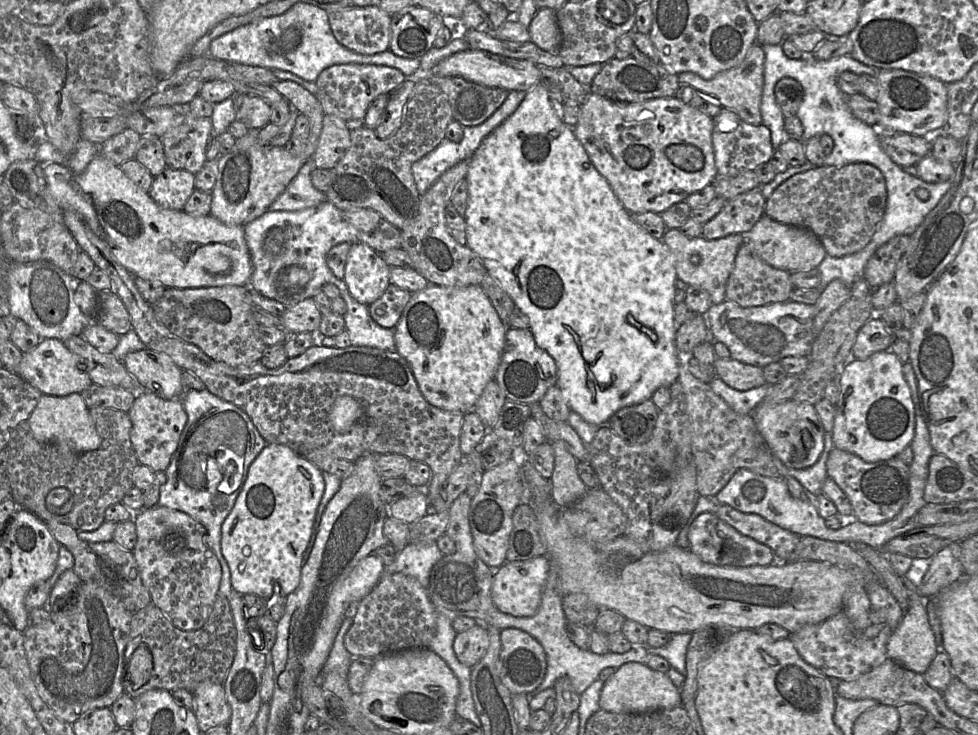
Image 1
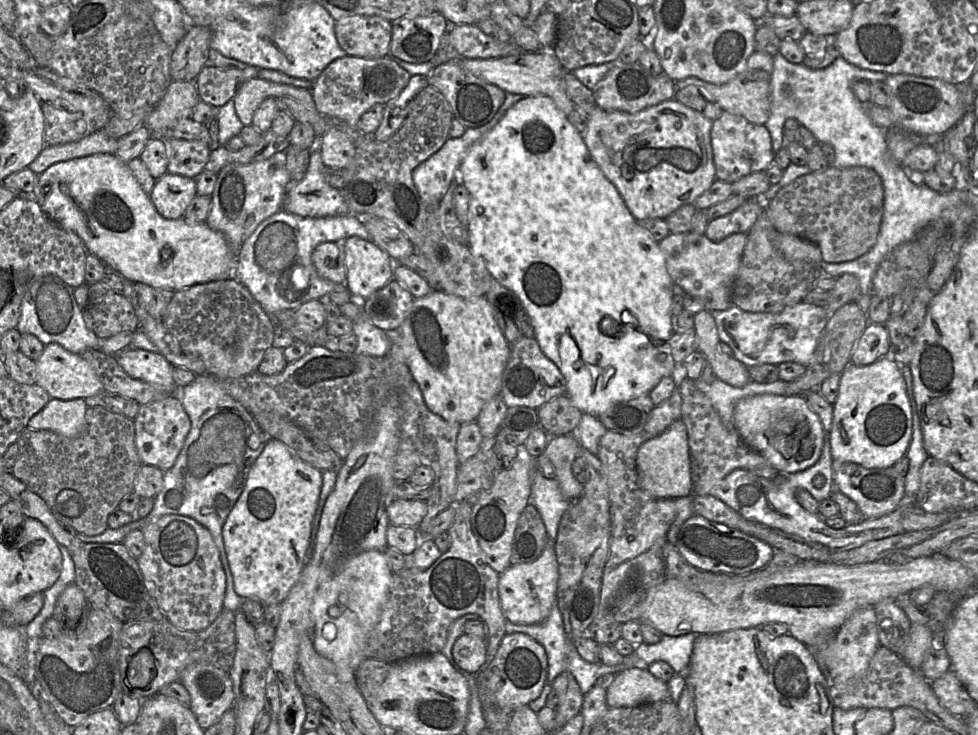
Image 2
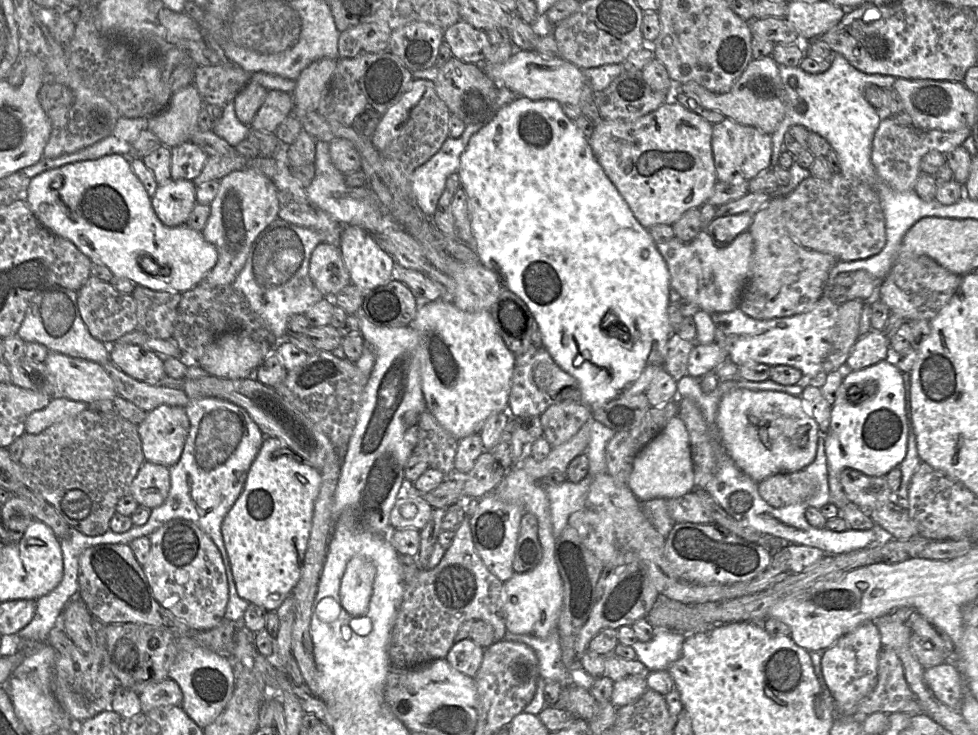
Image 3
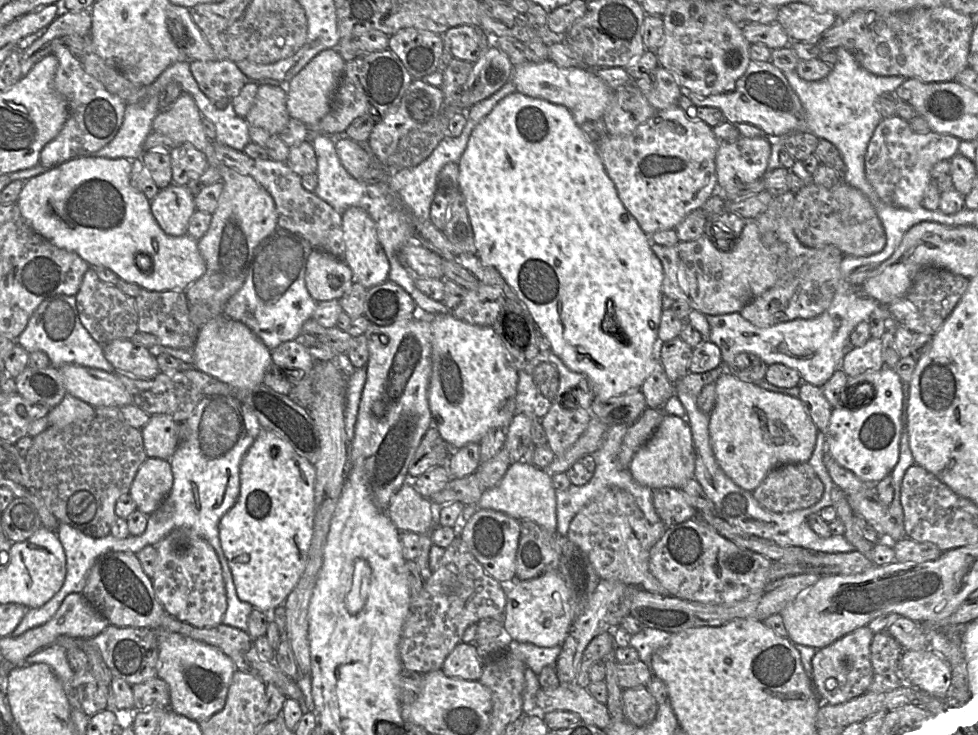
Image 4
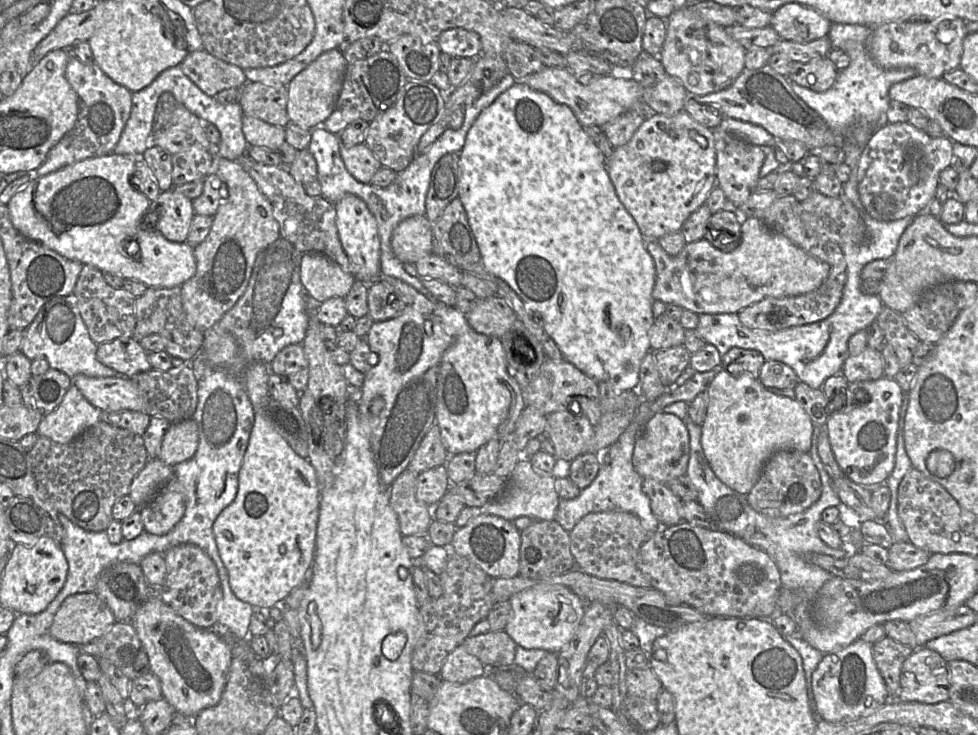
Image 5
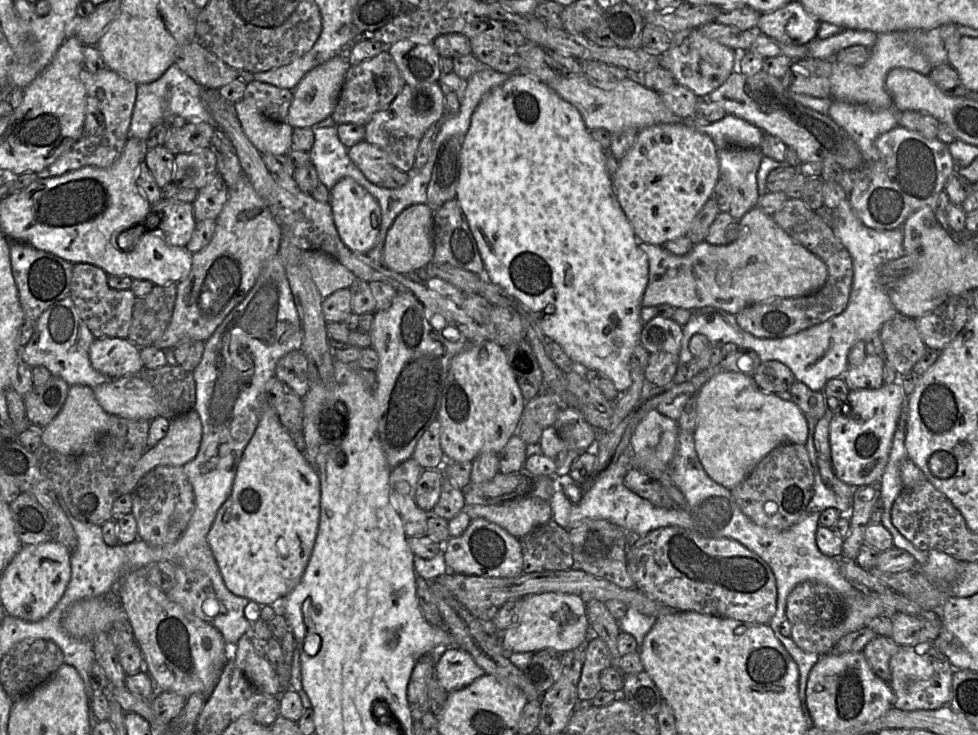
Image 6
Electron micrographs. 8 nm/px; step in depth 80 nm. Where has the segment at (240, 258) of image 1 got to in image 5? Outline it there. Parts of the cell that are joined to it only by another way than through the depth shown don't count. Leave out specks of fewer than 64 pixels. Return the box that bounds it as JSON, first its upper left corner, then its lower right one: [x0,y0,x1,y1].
[7,153,196,287]

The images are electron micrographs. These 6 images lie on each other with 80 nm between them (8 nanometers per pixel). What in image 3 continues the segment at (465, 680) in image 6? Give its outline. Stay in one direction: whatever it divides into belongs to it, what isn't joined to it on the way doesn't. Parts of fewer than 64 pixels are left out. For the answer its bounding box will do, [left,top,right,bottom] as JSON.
[446,638,484,677]

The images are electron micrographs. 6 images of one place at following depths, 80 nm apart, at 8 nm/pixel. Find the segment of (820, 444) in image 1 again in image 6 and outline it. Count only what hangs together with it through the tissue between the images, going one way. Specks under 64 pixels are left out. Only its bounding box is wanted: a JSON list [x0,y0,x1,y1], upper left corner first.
[695,371,808,490]

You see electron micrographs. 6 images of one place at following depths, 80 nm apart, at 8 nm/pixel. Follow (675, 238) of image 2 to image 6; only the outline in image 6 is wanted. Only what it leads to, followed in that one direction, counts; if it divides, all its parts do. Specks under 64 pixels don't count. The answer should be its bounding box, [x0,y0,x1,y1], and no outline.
[636,208,828,315]

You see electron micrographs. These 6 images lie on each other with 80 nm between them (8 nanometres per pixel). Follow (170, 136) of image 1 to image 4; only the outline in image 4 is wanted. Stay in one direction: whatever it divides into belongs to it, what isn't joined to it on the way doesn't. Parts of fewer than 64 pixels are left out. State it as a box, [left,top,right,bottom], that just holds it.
[170,143,209,186]

